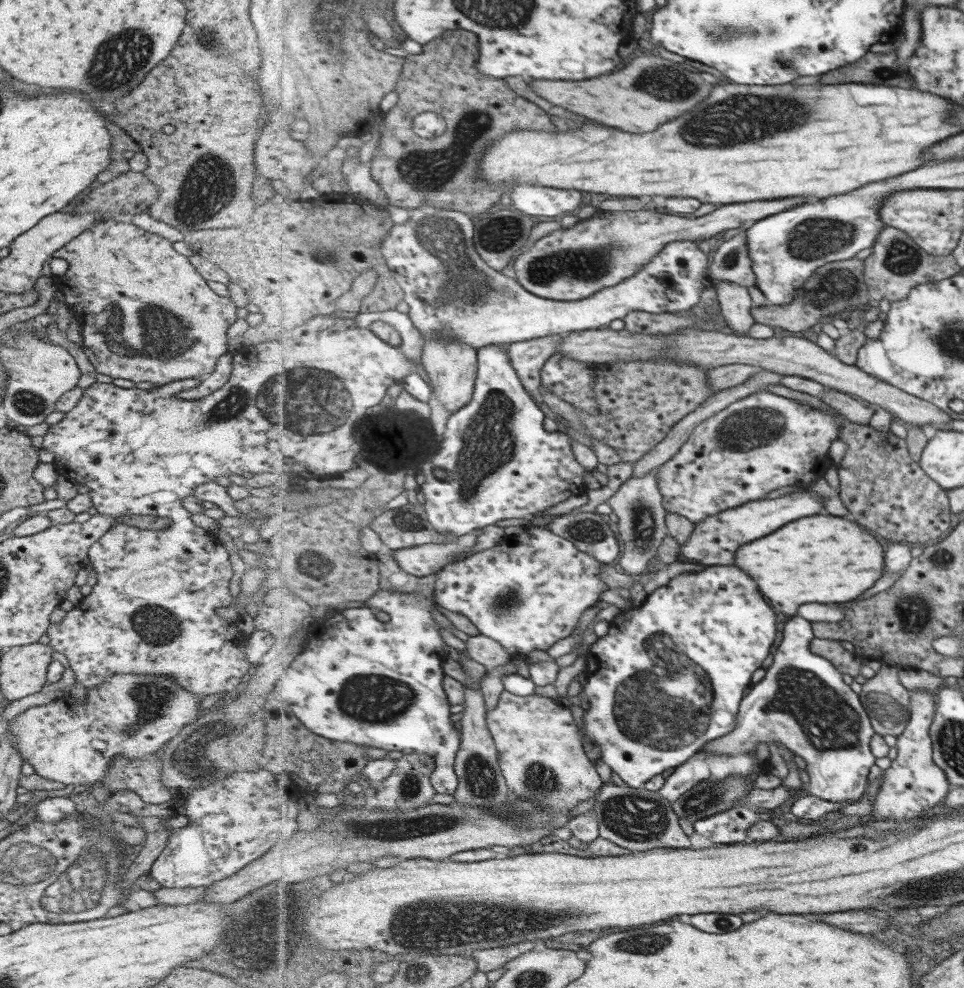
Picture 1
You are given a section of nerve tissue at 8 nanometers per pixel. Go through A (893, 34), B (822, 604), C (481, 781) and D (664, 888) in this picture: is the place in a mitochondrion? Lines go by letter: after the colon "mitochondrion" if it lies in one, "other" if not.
A: other
B: other
C: mitochondrion
D: other

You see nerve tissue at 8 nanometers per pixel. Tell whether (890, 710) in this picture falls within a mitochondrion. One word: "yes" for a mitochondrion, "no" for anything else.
yes

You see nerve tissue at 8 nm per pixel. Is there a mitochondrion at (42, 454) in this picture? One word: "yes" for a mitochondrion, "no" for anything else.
no

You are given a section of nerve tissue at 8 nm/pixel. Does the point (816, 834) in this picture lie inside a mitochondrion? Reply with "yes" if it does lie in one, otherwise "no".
no

